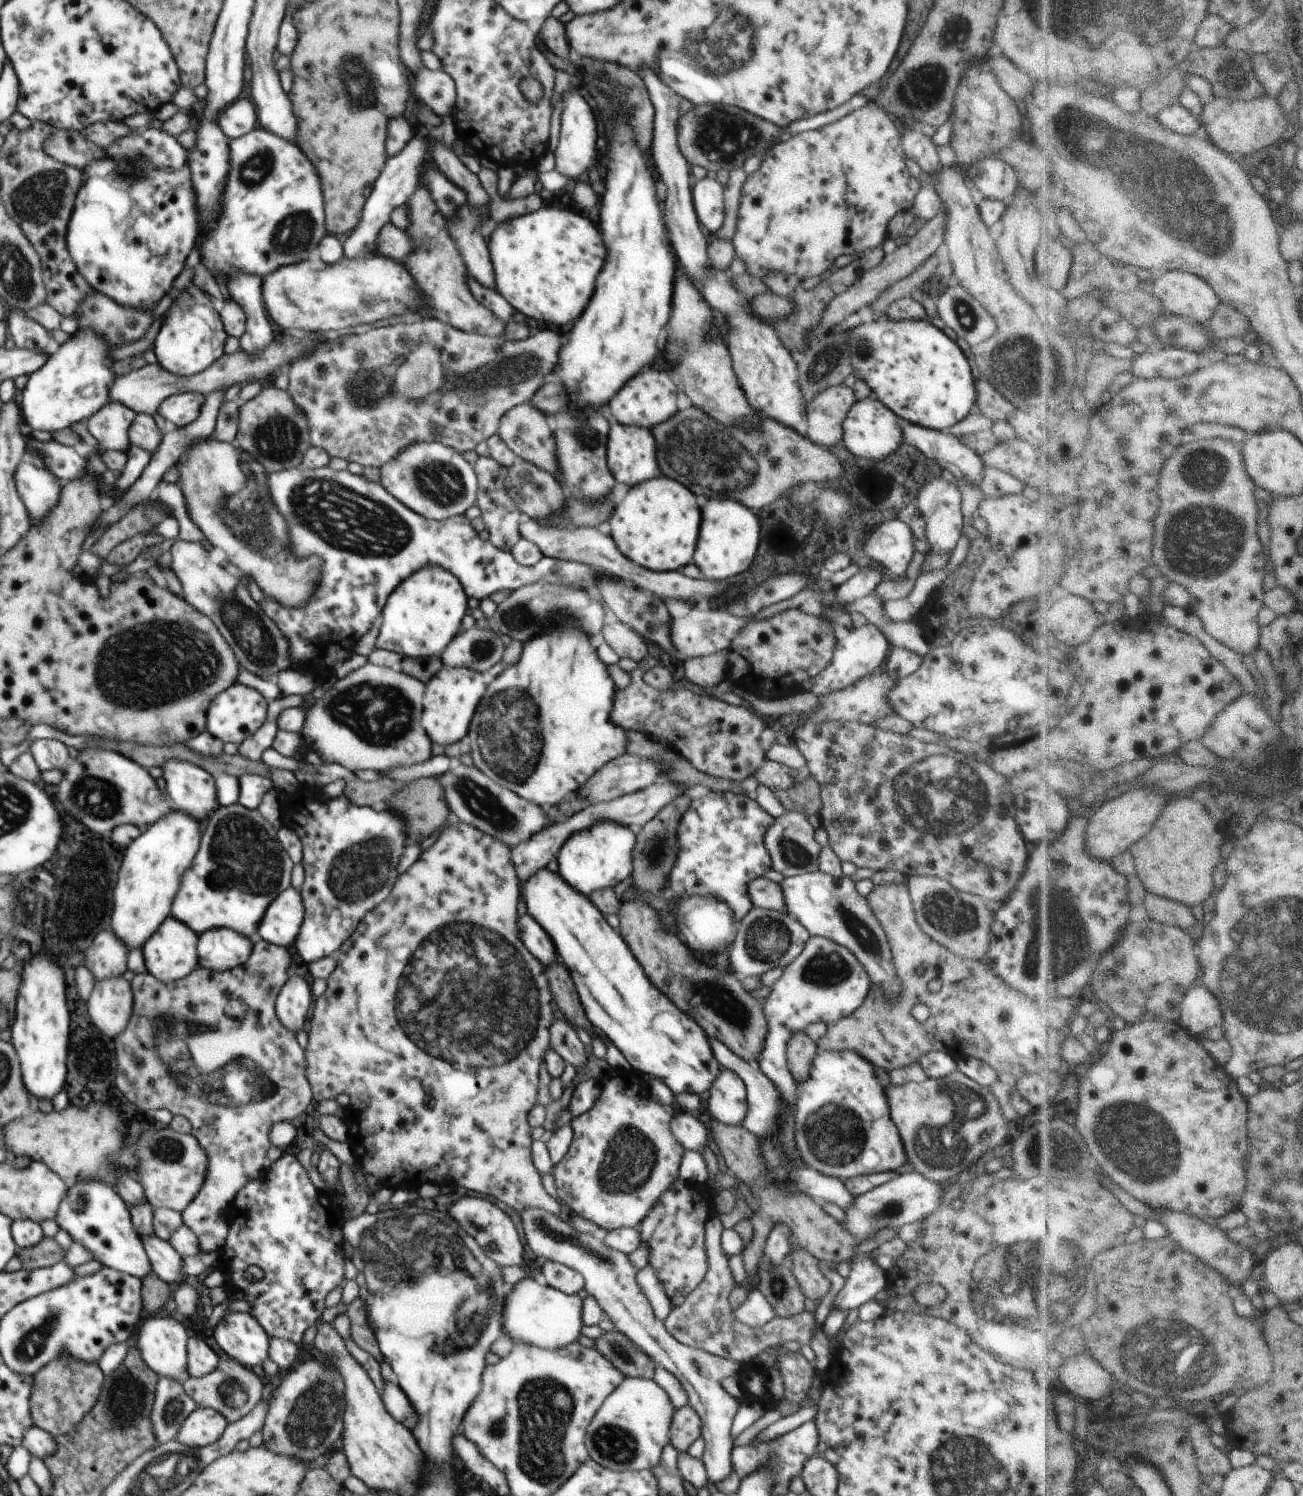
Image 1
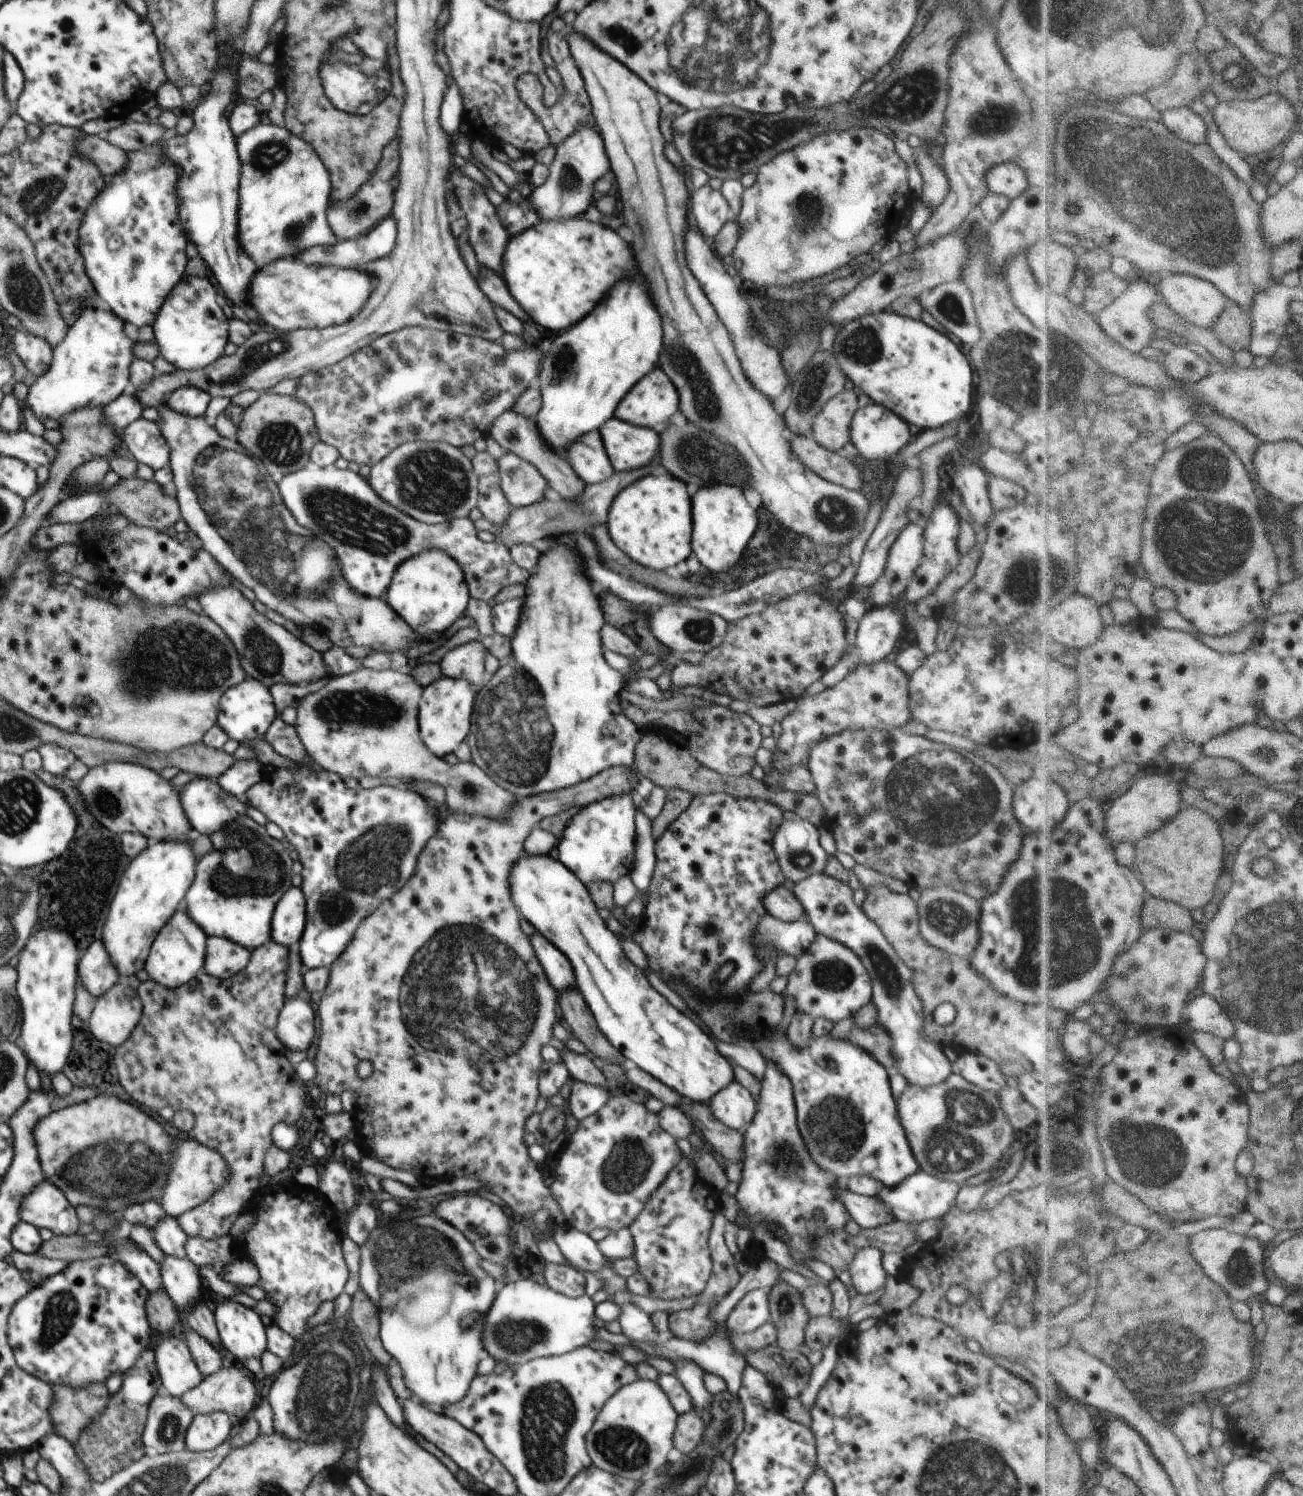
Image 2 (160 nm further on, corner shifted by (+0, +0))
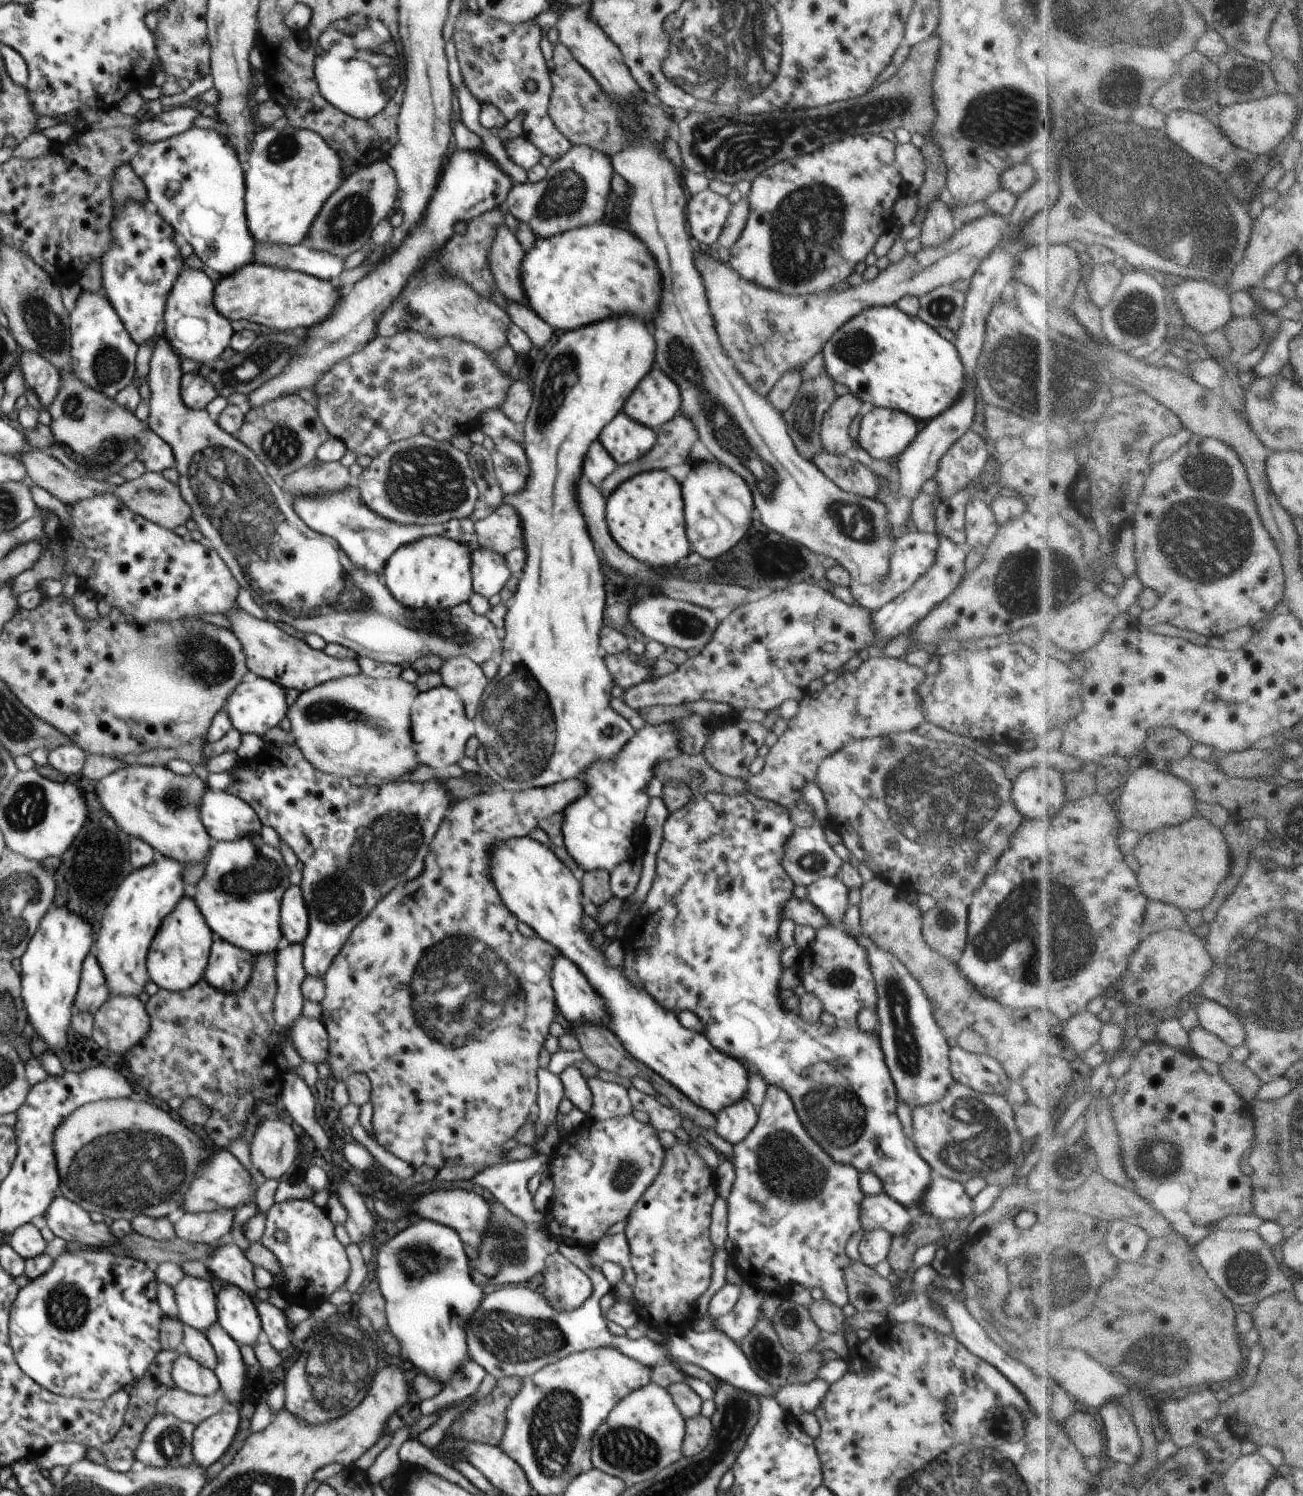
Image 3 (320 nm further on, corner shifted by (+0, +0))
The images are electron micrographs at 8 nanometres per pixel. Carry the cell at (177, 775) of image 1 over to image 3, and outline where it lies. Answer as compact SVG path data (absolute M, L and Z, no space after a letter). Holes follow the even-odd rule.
M208 789L200 805L203 825L214 840L235 841L260 834L264 827L256 811L230 792Z

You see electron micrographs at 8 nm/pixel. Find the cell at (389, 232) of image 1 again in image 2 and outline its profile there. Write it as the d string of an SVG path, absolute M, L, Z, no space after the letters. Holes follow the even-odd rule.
M385 217L381 222L376 224L367 234L362 234L359 238L344 240L334 245L318 245L301 252L297 258L300 258L304 264L316 264L316 266L338 266L339 268L359 268L362 264L368 264L376 258L384 258L392 252L396 244L397 225L393 217Z

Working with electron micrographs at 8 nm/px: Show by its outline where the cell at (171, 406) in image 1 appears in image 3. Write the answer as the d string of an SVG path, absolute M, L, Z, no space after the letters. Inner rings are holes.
M184 373L181 378L181 397L191 409L206 409L219 394L213 384L200 373Z

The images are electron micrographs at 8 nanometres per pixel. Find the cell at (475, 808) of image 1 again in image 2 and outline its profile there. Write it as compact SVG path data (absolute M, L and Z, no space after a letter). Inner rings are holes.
M362 667L345 676L332 676L324 688L298 700L294 728L308 759L327 772L356 781L366 776L429 781L444 788L448 809L502 820L518 797L496 785L473 762L450 766L422 743L418 725L422 692L411 675Z

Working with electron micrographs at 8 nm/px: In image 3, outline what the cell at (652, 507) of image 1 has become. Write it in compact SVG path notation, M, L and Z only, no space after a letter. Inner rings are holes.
M676 471L643 472L624 481L605 499L606 520L616 544L652 569L667 570L691 552L680 481Z

